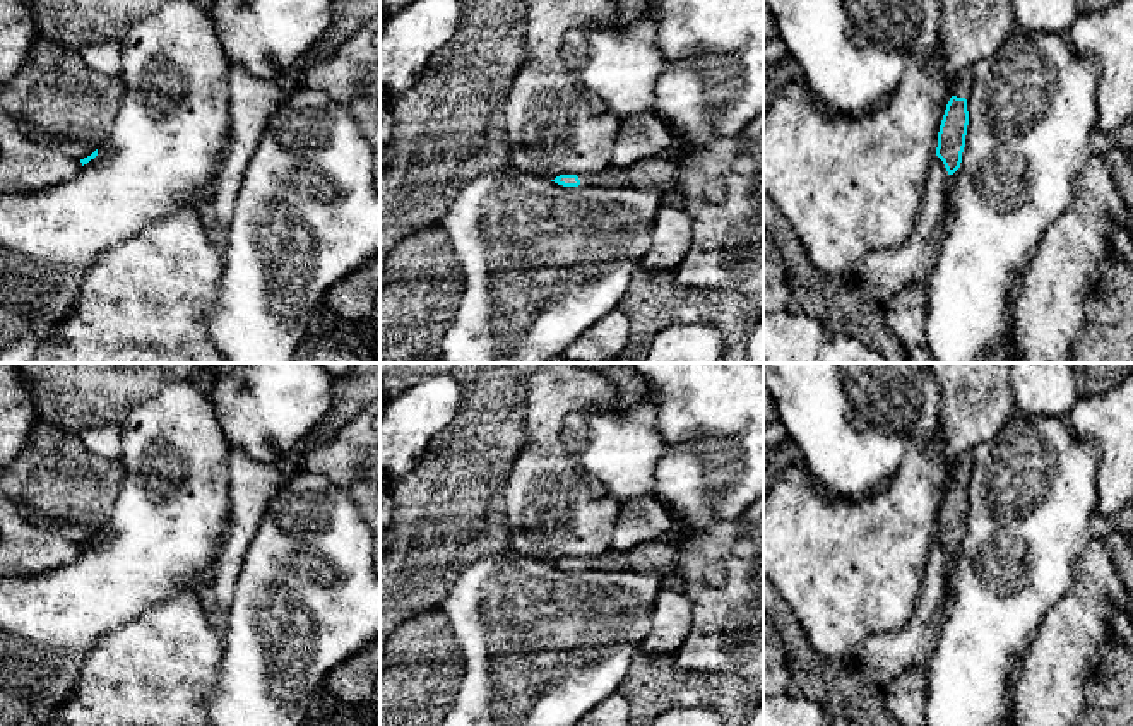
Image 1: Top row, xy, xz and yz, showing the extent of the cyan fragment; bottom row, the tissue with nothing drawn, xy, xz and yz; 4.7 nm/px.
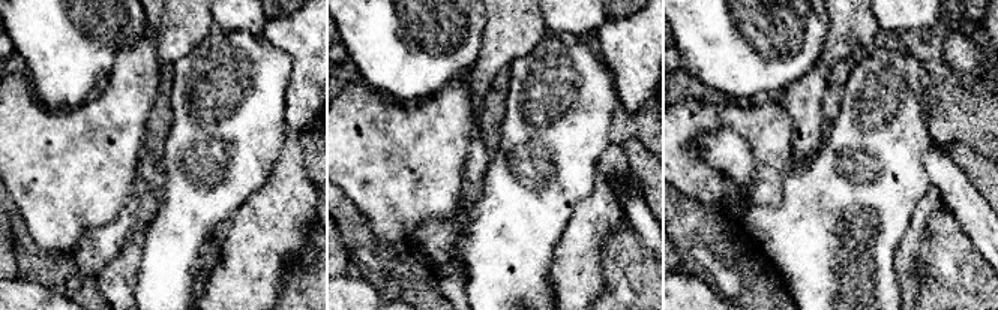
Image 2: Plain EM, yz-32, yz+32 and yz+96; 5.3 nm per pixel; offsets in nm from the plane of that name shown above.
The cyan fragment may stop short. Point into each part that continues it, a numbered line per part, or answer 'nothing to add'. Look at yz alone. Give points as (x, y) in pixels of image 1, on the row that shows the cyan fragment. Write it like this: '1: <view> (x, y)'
1: yz (962, 84)

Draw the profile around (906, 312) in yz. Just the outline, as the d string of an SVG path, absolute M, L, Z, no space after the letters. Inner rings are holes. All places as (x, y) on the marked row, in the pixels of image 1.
M922 276L895 295L885 305L885 313L888 327L905 349L907 363L936 363L924 337L928 288Z

